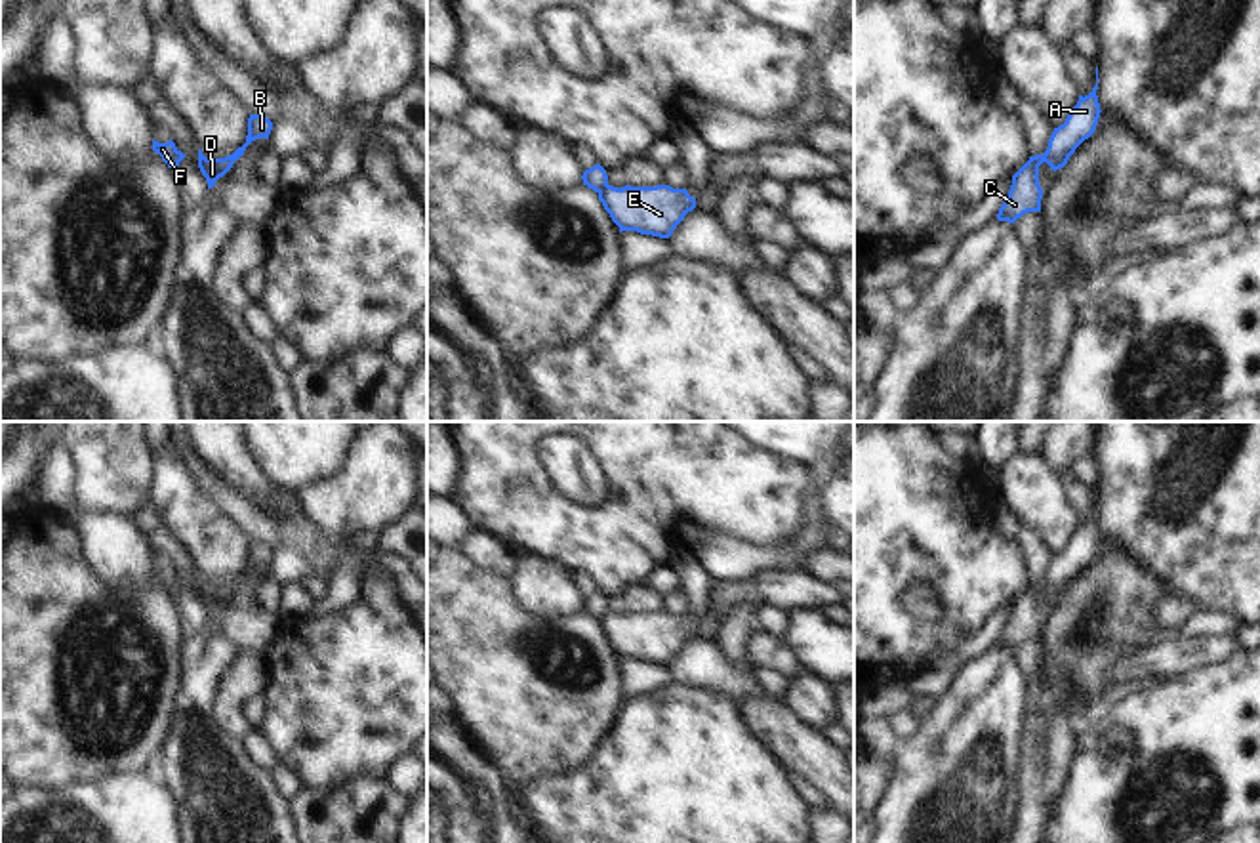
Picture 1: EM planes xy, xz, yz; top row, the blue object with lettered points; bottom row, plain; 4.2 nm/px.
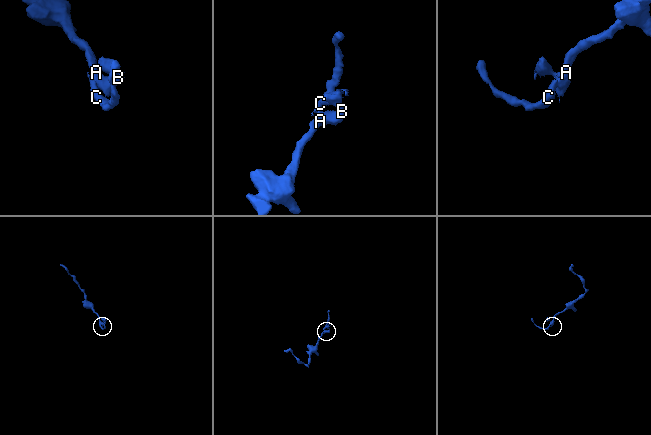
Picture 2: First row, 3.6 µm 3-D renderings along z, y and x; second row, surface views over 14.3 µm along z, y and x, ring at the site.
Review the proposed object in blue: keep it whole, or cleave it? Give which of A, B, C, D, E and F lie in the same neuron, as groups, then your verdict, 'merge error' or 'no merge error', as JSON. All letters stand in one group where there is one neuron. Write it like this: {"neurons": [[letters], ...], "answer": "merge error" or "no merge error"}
{"neurons": [["A", "B", "D", "E"], ["C", "F"]], "answer": "merge error"}

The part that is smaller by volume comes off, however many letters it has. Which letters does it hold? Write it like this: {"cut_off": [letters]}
{"cut_off": ["C", "F"]}

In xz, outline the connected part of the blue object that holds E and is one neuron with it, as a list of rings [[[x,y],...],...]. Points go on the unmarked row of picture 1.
[[[606,612],[599,627],[621,658],[637,658],[669,666],[688,639],[696,635],[696,626],[686,616],[669,612],[621,616]]]

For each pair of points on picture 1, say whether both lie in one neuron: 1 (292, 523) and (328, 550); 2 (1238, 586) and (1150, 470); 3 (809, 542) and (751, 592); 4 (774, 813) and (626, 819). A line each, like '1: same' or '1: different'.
1: same
2: same
3: different
4: same

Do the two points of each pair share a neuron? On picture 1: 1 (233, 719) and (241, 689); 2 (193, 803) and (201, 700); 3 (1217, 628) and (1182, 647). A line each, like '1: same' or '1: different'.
1: same
2: same
3: different

